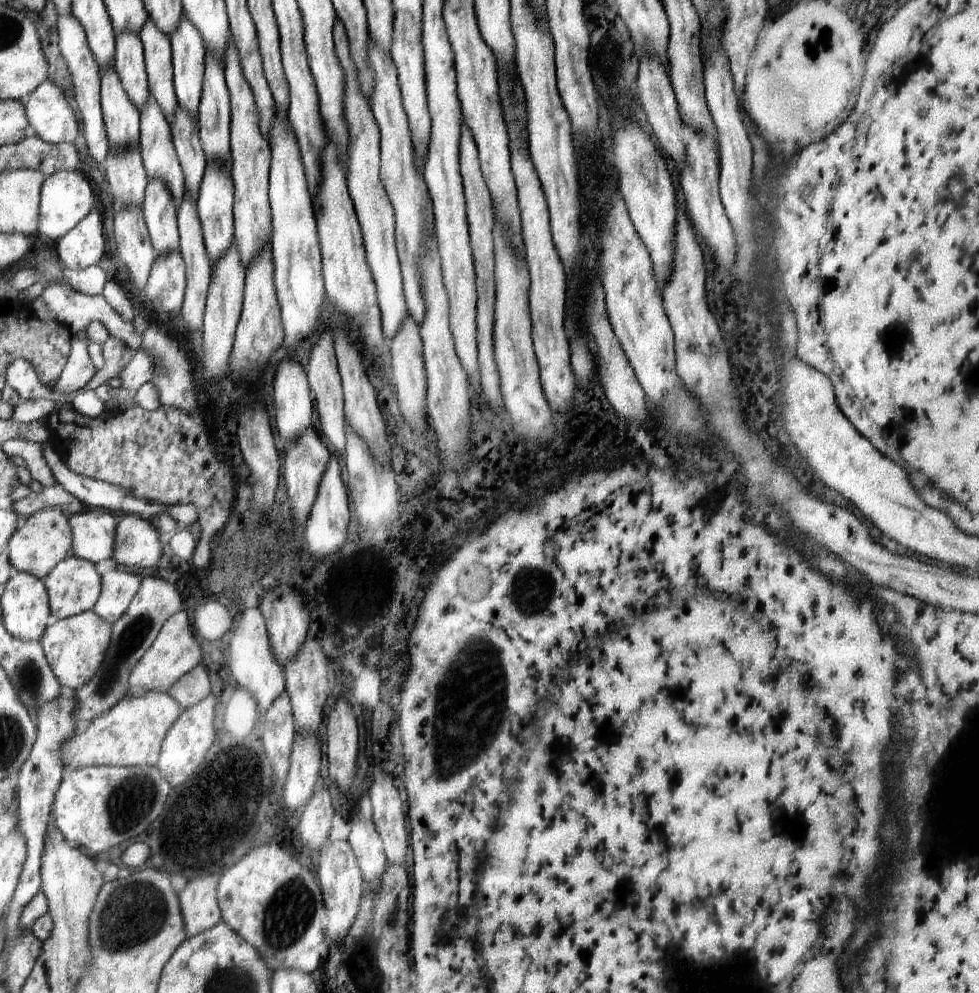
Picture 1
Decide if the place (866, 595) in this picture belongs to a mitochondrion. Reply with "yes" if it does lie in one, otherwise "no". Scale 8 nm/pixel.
no

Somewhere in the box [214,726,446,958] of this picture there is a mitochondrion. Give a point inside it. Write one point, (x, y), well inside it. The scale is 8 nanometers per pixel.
(287, 917)

